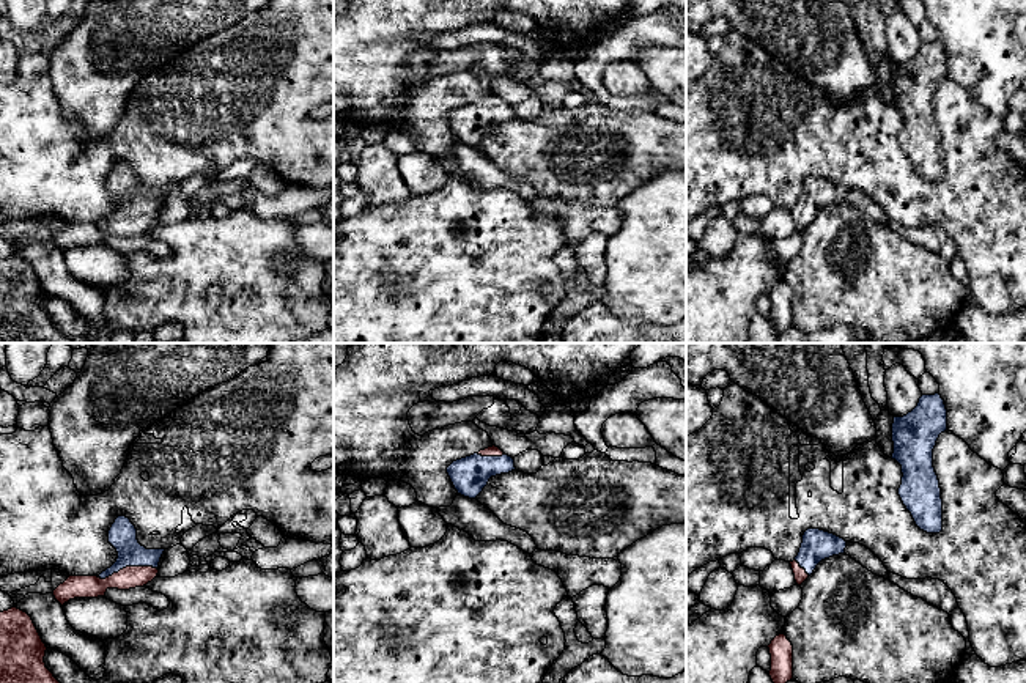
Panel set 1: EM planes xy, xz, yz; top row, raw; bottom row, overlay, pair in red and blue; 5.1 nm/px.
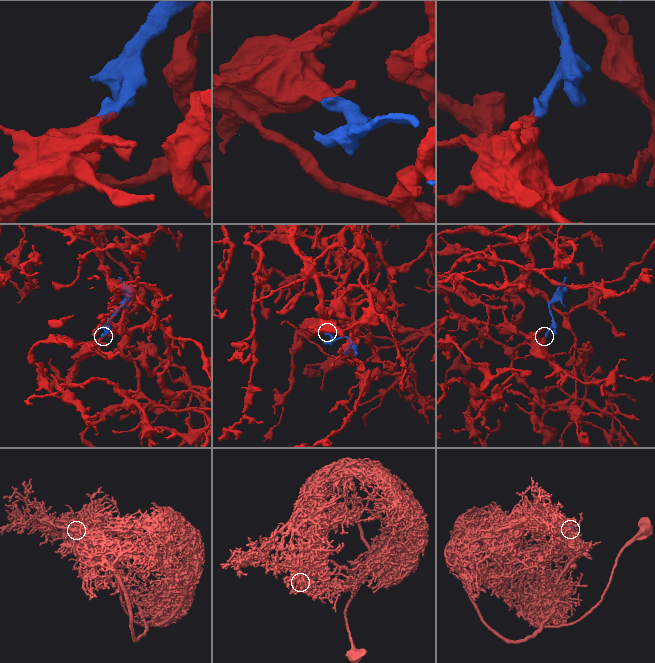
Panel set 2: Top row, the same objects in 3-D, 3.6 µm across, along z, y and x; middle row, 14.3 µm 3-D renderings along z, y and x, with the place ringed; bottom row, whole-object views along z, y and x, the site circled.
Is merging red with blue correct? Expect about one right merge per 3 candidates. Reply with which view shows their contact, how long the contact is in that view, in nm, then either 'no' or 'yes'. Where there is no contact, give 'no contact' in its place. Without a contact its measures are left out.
meets red in xy; contact 320 nm long; yes

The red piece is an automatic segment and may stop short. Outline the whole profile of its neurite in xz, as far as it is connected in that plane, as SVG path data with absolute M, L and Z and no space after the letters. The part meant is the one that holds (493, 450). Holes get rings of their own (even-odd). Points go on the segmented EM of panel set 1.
M493 445L471 456L453 461L447 474L458 494L475 499L491 477L515 471L515 460Z

